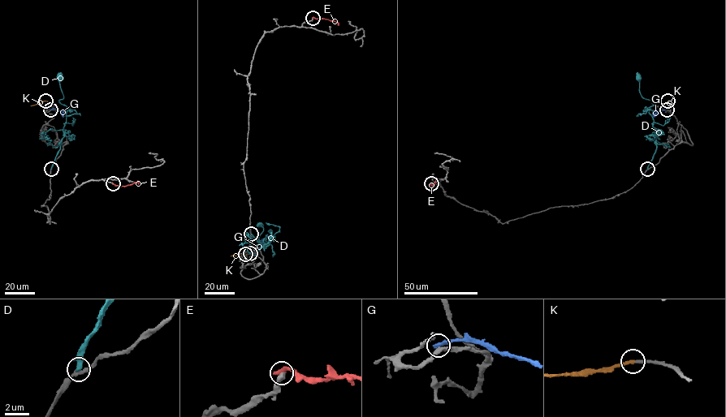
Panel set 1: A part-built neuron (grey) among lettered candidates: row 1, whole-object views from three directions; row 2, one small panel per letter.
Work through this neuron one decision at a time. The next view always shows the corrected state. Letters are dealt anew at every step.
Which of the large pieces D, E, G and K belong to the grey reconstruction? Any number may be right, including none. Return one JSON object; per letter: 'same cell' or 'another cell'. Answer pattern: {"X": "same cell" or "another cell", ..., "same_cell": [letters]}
{"D": "another cell", "E": "another cell", "G": "another cell", "K": "same cell", "same_cell": ["K"]}

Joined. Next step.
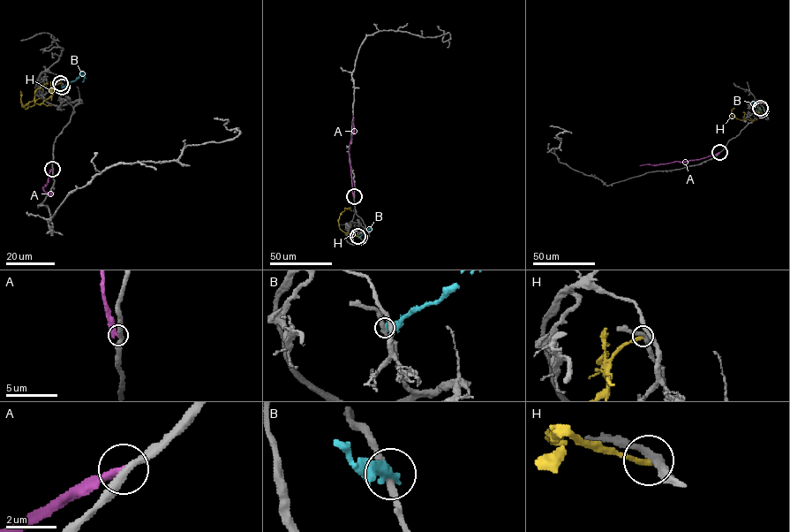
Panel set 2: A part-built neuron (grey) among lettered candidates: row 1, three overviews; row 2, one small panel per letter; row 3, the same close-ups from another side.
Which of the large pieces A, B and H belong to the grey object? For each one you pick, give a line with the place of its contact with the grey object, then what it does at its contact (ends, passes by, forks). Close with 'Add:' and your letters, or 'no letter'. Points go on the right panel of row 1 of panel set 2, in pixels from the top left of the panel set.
Add: no letter

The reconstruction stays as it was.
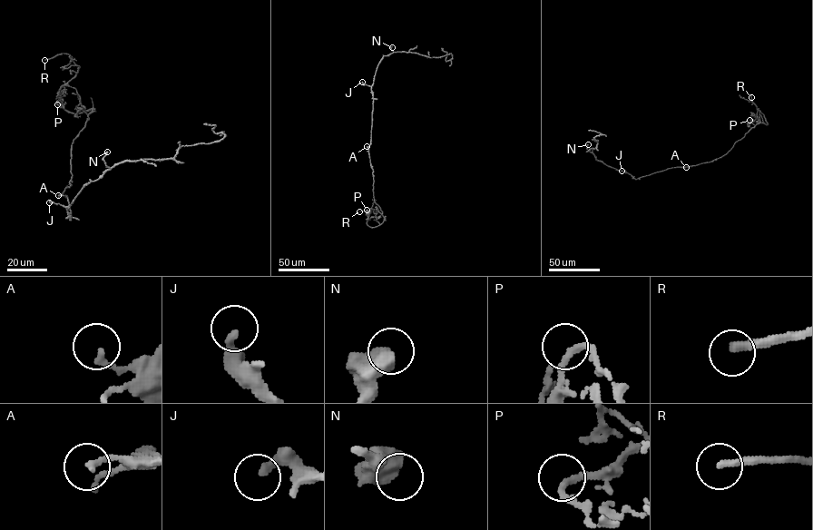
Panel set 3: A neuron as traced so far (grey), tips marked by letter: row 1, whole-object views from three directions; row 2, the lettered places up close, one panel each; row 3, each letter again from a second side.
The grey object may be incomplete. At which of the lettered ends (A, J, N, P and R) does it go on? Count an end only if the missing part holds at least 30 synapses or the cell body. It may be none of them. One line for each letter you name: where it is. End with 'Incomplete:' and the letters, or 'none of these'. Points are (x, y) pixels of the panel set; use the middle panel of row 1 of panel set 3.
R: Place: (359, 211)
Incomplete: R

